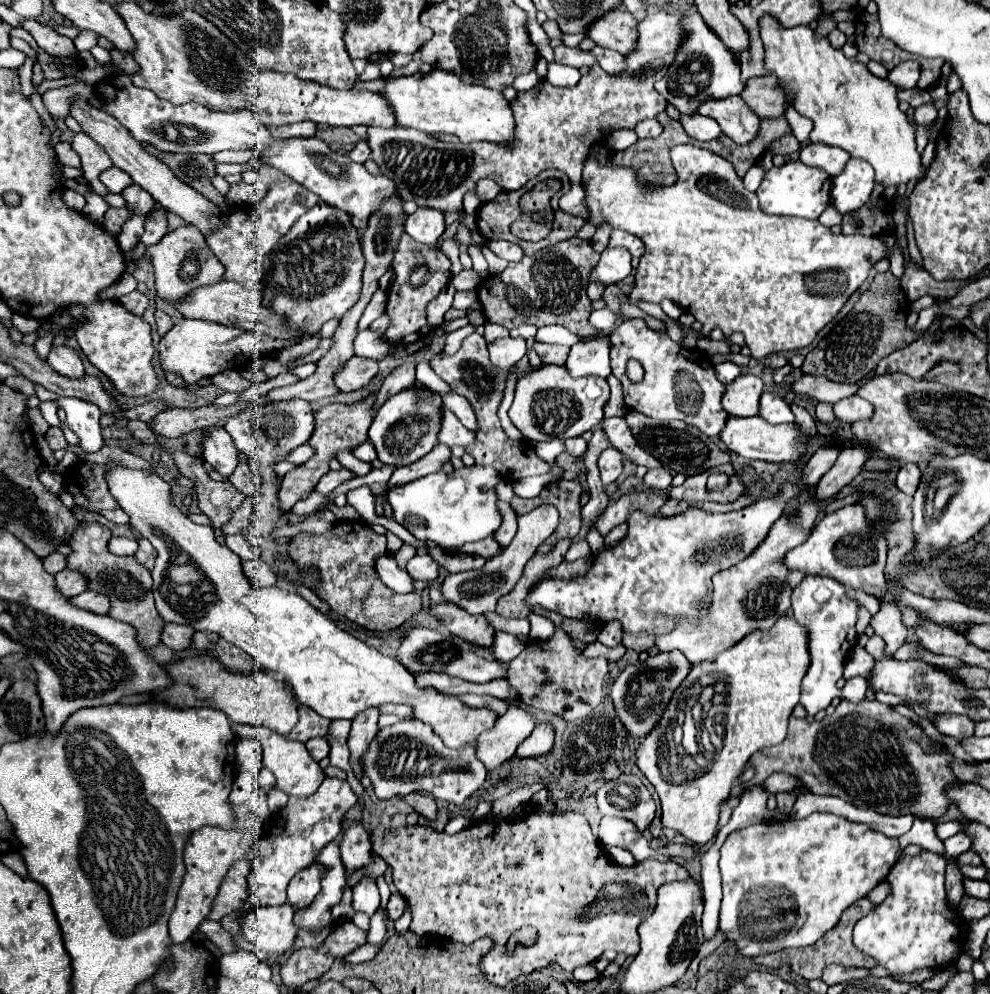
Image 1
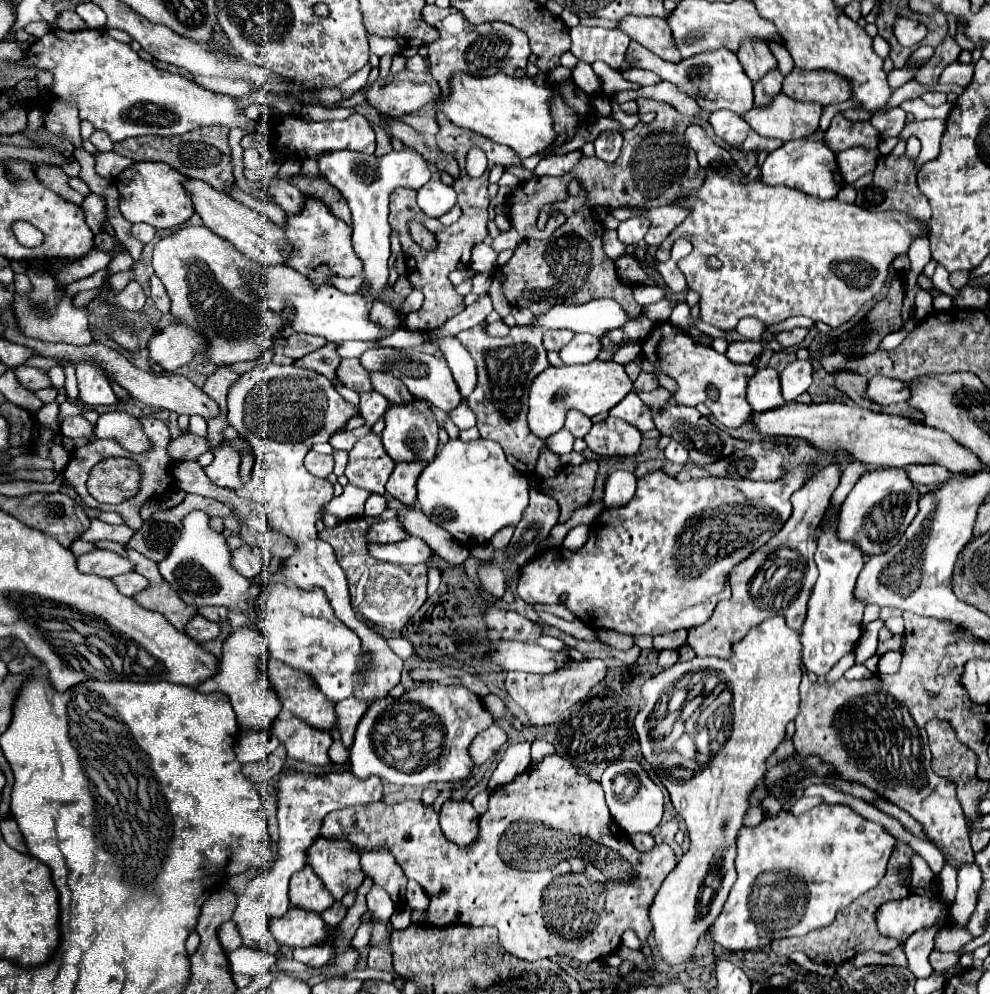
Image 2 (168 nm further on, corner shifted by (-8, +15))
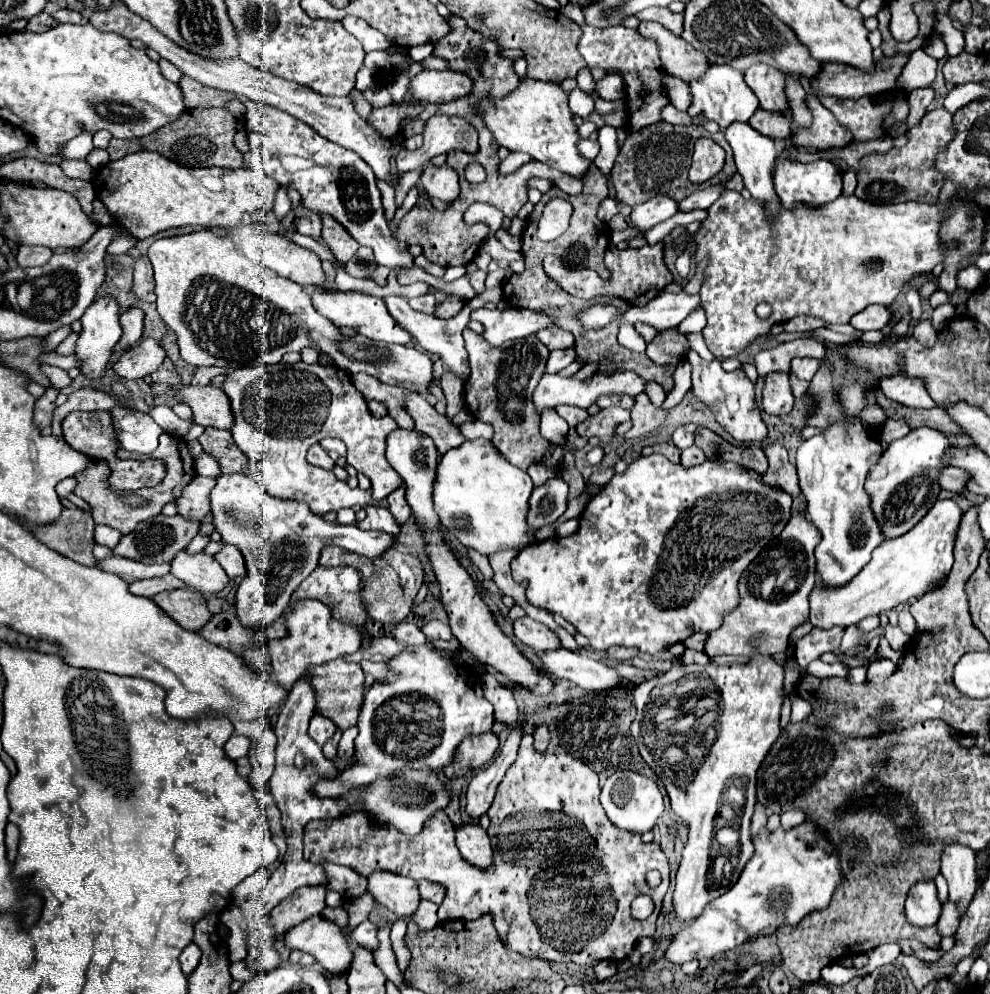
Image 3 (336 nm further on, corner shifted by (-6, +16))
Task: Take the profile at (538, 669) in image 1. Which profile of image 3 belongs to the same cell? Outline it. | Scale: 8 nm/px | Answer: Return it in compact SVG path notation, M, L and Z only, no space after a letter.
M512 730L508 740L504 742L504 746L500 748L500 754L496 756L496 760L472 778L472 782L468 786L468 792L466 792L466 800L468 800L466 814L472 820L478 820L490 808L496 786L500 784L506 770L516 760L516 750L518 750L518 744L520 744L520 732L522 730Z

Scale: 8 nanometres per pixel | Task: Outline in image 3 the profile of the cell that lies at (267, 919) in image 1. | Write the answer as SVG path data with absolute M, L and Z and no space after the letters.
M312 916L294 926L286 938L288 948L304 950L316 958L316 962L330 974L346 974L350 970L352 946L344 938L342 930L324 916Z

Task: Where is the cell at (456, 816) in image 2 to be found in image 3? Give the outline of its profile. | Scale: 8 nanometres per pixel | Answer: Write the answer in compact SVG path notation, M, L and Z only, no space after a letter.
M464 824L456 828L456 844L460 854L476 868L488 868L492 864L492 844L486 830L480 824Z

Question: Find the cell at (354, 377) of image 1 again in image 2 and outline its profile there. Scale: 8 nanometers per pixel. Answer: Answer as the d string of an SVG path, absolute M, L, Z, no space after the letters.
M368 371L368 377L372 381L372 387L388 397L390 403L406 403L412 399L408 389L404 389L404 383L396 379L392 373L382 373L382 371Z

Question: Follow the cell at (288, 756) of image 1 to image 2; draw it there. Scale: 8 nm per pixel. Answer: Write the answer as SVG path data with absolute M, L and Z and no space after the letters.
M280 713L280 717L272 725L272 735L280 739L290 759L304 761L318 767L330 763L328 757L328 747L332 745L330 733L314 729L294 715L288 715L284 719L284 715Z

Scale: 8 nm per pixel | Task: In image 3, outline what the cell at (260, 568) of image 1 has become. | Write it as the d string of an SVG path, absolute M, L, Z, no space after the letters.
M224 546L214 558L230 578L238 578L238 576L246 574L244 558L242 558L242 554L240 554L240 550L236 546Z

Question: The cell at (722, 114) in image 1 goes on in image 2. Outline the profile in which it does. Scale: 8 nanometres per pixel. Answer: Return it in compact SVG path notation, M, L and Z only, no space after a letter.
M778 93L768 105L754 105L742 119L764 137L790 141L812 135L818 129L820 113L822 105L818 103L804 105Z

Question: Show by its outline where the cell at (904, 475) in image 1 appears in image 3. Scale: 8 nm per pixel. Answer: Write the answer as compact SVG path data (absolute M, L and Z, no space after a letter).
M944 468L940 474L940 486L944 490L950 492L964 492L966 490L966 480L970 480L970 476L966 476L966 472L962 472L962 468Z

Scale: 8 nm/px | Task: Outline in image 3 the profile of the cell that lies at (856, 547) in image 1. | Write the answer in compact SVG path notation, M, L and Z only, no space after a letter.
M928 426L914 428L904 438L894 440L884 450L882 458L870 468L866 478L866 490L872 496L872 510L886 538L902 536L918 520L922 520L922 516L926 516L928 512L928 498L930 506L934 506L942 490L938 484L940 470L948 466L946 448L954 448L954 444L946 438L944 432L932 430Z

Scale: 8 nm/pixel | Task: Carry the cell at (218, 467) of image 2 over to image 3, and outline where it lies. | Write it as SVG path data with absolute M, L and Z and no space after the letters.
M196 476L190 486L182 492L182 498L178 500L178 516L188 520L204 520L210 512L208 494L214 488L214 478Z

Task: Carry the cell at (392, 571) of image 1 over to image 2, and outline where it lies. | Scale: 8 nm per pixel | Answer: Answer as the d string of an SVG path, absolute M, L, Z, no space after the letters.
M390 519L390 521L384 521L384 523L376 523L368 531L368 541L376 543L376 545L396 543L396 541L402 541L404 537L406 537L406 533L398 527L396 519Z

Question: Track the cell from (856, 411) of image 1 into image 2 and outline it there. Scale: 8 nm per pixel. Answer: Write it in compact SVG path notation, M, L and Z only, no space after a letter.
M872 377L868 383L868 399L878 405L892 405L908 399L908 387L902 381L888 379L888 377Z

